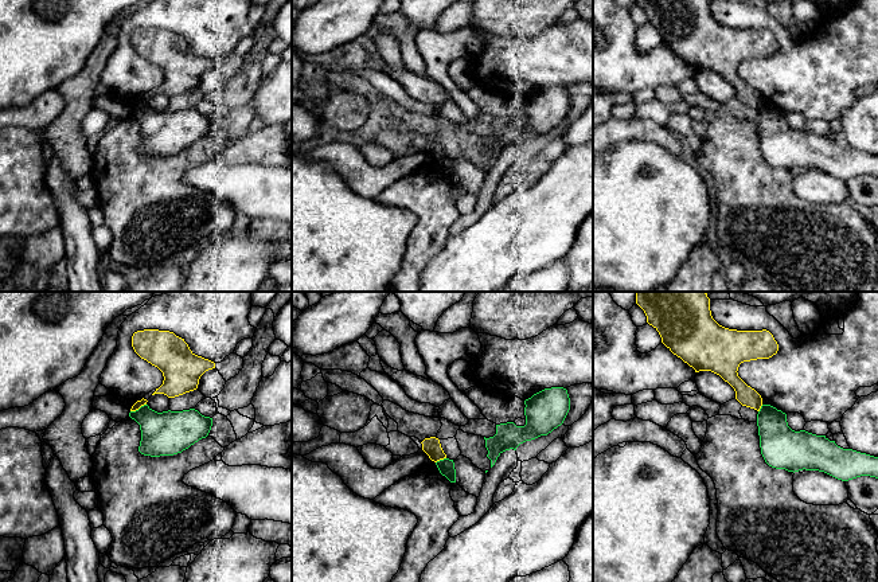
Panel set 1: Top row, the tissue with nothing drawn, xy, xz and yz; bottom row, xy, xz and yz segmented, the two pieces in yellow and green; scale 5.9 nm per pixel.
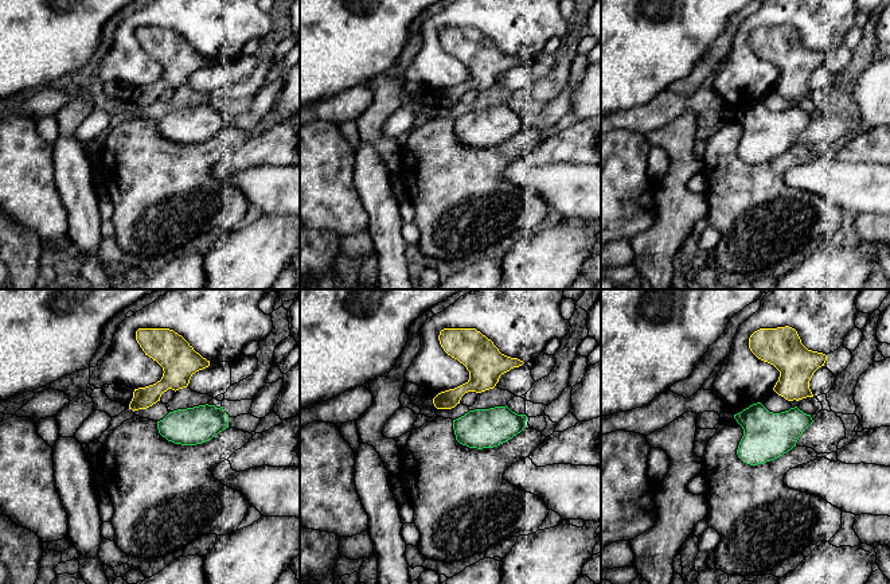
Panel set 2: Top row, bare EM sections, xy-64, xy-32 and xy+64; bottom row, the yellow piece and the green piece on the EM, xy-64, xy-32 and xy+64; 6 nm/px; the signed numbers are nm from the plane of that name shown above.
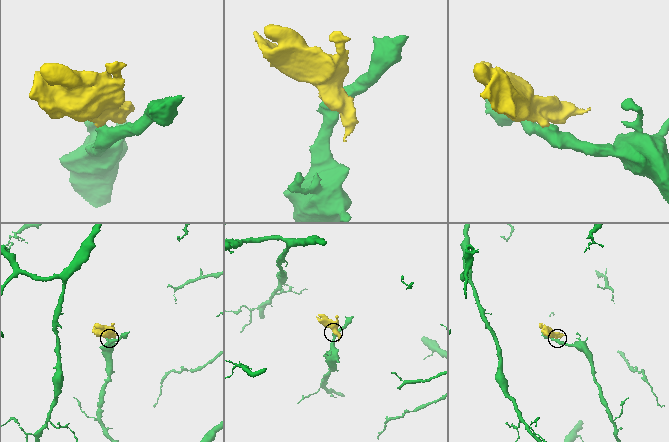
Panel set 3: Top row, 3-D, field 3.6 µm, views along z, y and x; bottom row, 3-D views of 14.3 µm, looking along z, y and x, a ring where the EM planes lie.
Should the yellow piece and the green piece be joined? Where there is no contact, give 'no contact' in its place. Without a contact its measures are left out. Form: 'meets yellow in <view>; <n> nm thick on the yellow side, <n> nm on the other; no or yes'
meets yellow in xy; 50 nm thick on the yellow side, 260 nm on the other; no

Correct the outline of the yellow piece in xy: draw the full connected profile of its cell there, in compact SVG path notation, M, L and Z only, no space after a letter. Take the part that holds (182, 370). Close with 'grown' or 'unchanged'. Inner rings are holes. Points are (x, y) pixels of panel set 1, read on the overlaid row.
M144 329L137 331L132 336L132 347L134 352L152 366L157 367L164 376L163 384L152 394L164 394L168 398L175 398L198 388L200 376L215 368L215 363L195 355L184 339L169 331Z; unchanged

